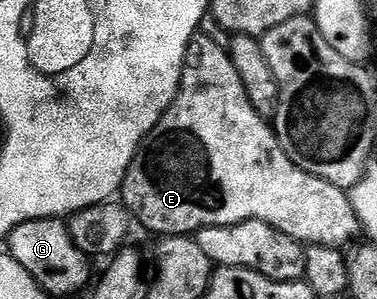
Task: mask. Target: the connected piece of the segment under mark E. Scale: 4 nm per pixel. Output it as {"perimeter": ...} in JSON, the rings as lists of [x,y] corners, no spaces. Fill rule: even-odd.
{"perimeter":[[[203,32],[196,33],[187,46],[179,94],[139,146],[127,169],[121,202],[138,225],[140,222],[158,236],[191,236],[207,226],[232,226],[249,220],[261,220],[285,232],[285,236],[313,246],[343,248],[361,234],[348,191],[305,172],[289,160],[272,123],[253,108],[230,53]]]}

